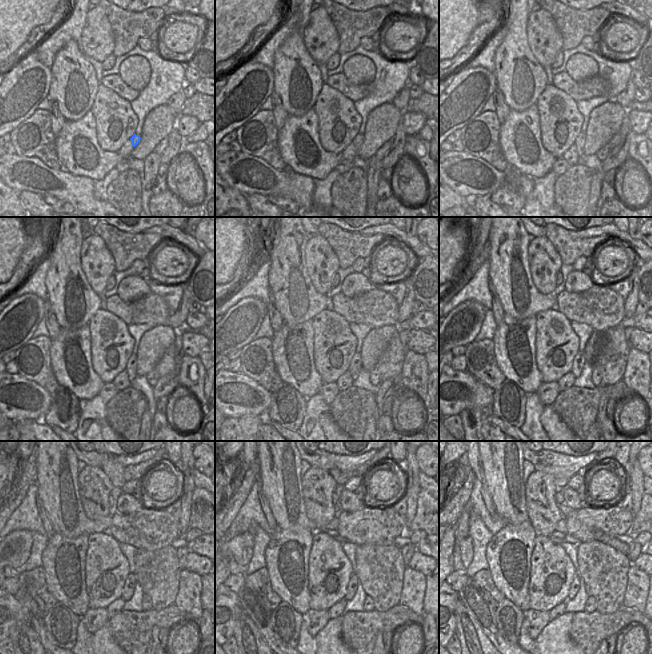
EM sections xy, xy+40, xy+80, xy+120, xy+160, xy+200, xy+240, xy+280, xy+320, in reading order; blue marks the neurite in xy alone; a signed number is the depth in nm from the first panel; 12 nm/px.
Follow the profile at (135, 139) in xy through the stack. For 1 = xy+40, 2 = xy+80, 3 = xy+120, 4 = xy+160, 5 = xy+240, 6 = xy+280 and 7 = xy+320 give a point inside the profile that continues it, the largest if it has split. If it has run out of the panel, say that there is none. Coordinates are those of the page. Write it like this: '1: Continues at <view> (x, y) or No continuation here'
1: Continues at xy+40 (358, 139)
2: Continues at xy+80 (580, 140)
3: Continues at xy+120 (131, 366)
4: Continues at xy+160 (355, 367)
5: Continues at xy+240 (130, 583)
6: Continues at xy+280 (352, 585)
7: Continues at xy+320 (575, 584).

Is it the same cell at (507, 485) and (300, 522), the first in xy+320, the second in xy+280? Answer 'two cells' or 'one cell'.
one cell

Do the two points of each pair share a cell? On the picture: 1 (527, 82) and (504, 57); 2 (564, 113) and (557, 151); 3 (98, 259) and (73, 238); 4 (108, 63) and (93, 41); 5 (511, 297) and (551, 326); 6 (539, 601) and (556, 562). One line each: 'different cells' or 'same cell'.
1: same cell
2: same cell
3: different cells
4: different cells
5: different cells
6: same cell

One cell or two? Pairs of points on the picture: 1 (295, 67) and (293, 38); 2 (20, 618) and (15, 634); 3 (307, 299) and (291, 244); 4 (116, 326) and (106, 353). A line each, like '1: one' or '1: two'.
1: one
2: two
3: one
4: one

